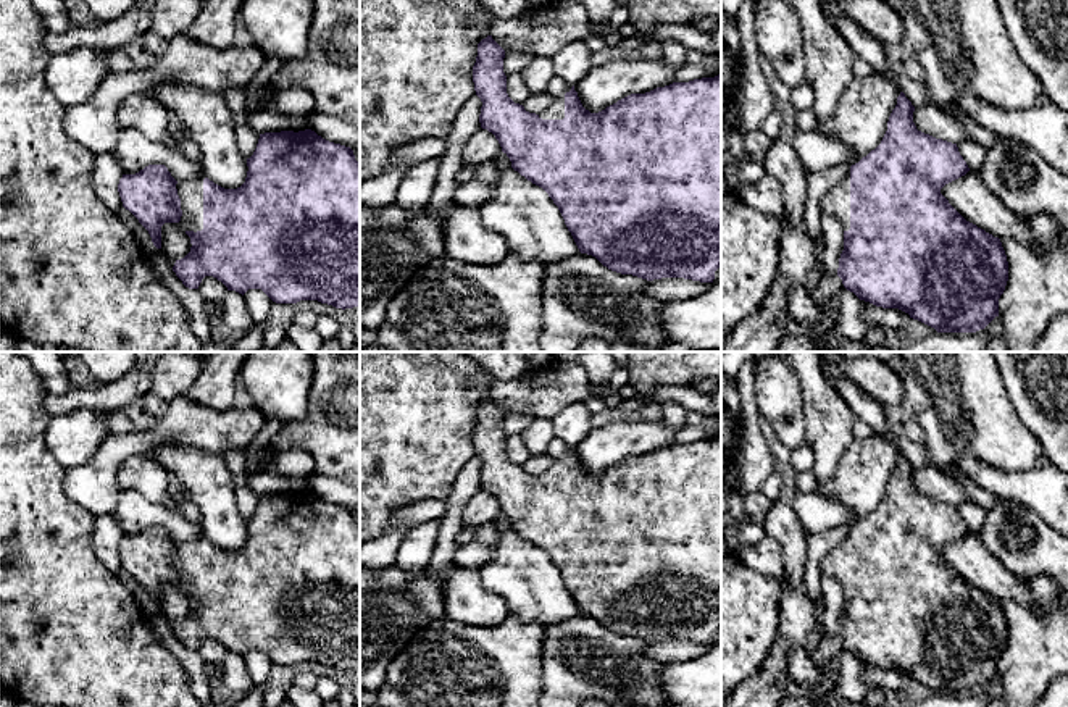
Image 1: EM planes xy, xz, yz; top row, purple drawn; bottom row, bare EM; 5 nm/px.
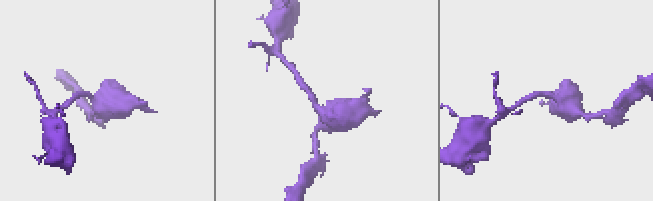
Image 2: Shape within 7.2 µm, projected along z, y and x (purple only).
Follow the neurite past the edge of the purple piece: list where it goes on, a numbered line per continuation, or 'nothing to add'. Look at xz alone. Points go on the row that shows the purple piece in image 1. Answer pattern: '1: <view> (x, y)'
1: xz (557, 107)

